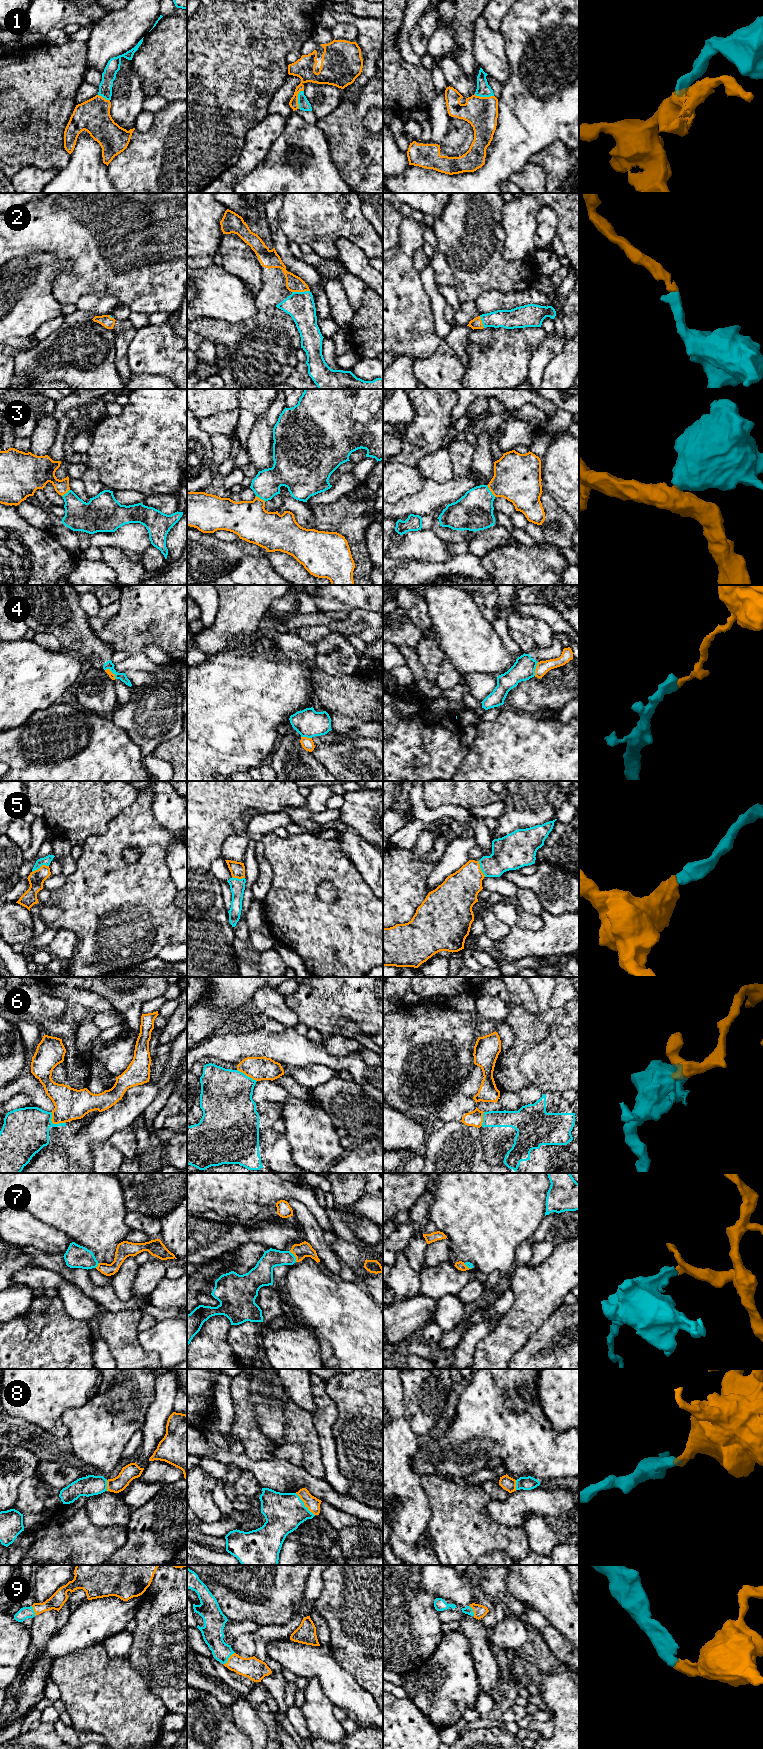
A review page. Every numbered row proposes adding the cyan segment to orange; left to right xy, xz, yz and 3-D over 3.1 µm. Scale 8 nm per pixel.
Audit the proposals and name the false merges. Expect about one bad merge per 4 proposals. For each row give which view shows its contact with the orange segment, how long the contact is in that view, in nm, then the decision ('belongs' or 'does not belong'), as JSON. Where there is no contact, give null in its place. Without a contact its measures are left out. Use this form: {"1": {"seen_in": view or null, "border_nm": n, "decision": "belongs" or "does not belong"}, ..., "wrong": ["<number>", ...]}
{"1": {"seen_in": "xz", "border_nm": 160, "decision": "belongs"}, "2": {"seen_in": "xz", "border_nm": 140, "decision": "belongs"}, "3": {"seen_in": "yz", "border_nm": 120, "decision": "belongs"}, "4": {"seen_in": "yz", "border_nm": 120, "decision": "does not belong"}, "5": {"seen_in": "xy", "border_nm": 150, "decision": "belongs"}, "6": {"seen_in": "xy", "border_nm": 150, "decision": "does not belong"}, "7": {"seen_in": "xz", "border_nm": 110, "decision": "belongs"}, "8": {"seen_in": "xz", "border_nm": 240, "decision": "belongs"}, "9": {"seen_in": "xz", "border_nm": 140, "decision": "belongs"}, "wrong": ["4", "6"]}

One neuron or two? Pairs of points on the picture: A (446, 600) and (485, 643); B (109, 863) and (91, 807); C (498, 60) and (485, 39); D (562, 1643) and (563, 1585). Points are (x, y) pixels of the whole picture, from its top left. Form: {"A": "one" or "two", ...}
{"A": "one", "B": "two", "C": "one", "D": "two"}

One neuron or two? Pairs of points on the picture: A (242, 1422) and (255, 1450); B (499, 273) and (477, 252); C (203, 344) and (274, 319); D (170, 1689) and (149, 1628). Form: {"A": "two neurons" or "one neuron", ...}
{"A": "one neuron", "B": "one neuron", "C": "two neurons", "D": "one neuron"}

